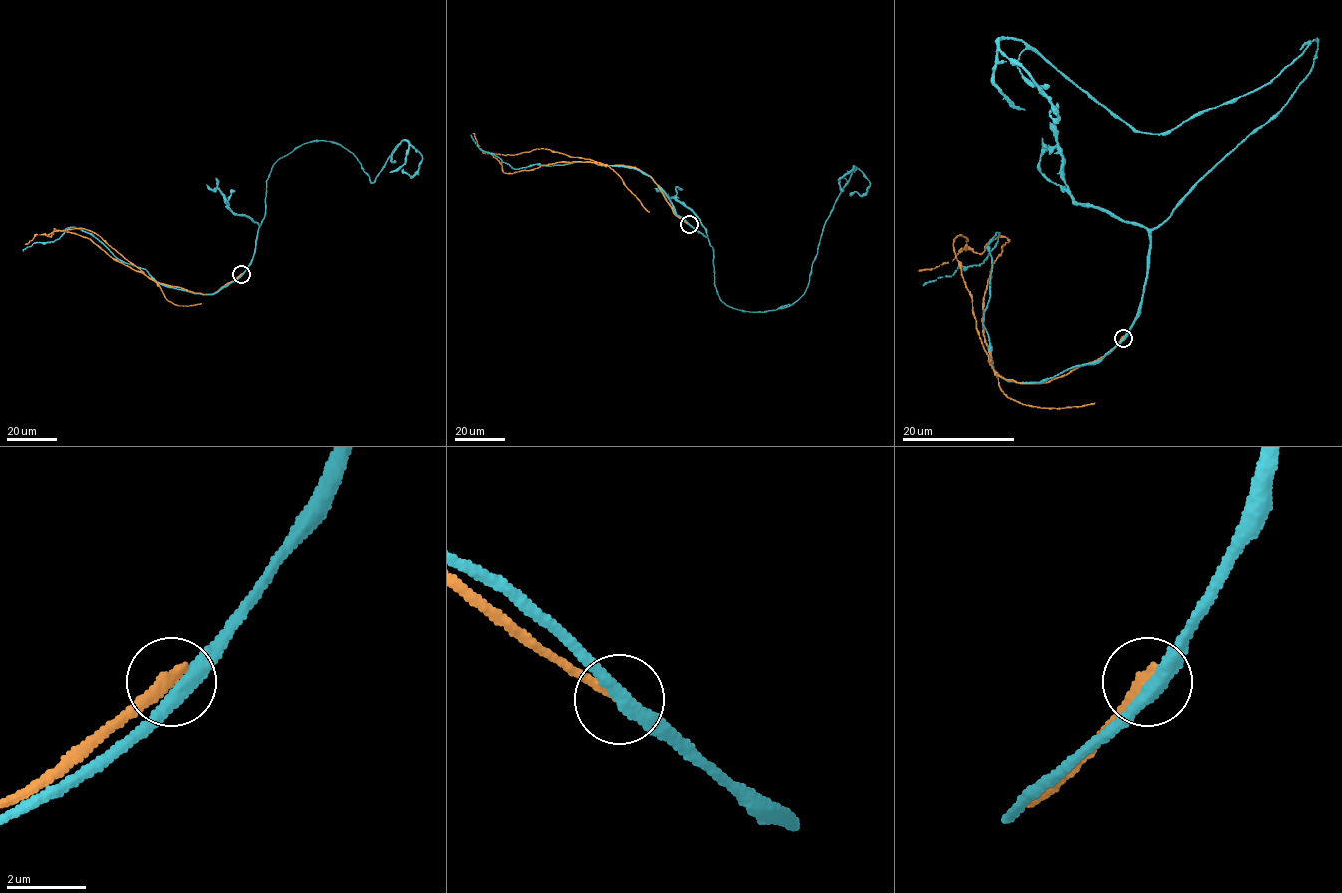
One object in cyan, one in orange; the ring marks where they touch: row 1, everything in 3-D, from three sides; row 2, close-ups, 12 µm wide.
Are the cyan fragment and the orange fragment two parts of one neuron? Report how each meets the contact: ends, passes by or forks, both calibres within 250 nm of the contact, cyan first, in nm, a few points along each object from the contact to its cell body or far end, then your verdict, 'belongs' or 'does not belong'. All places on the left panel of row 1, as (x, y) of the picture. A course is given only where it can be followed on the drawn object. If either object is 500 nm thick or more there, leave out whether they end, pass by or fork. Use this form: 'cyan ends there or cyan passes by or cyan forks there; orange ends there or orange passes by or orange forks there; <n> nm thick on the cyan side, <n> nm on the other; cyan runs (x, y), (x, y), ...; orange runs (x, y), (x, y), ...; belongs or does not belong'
cyan passes by; orange ends there; 380 nm thick on the cyan side, 360 nm on the other; cyan runs (241, 274), (278, 159), (331, 141), (372, 183), (403, 140), (422, 159), (412, 176), (401, 169); orange runs (241, 274), (203, 294), (157, 282), (70, 232), (55, 229), (50, 236), (36, 234), (25, 244); does not belong

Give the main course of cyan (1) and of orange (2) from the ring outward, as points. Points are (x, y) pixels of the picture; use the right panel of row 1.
1: (1123, 338), (1153, 230), (1281, 108), (1317, 41), (1160, 134), (999, 41), (1053, 118), (1057, 104)
2: (1123, 338), (1070, 373), (1017, 383), (989, 365), (982, 328), (991, 266), (1008, 238), (919, 270)

